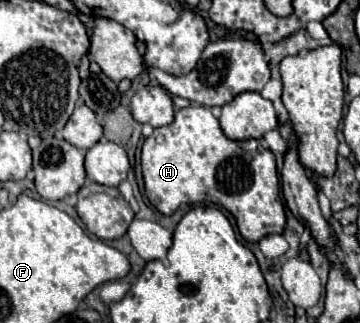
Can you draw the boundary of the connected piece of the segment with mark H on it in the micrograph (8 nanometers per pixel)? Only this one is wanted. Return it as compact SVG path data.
M190 104L178 110L168 126L154 128L154 134L146 138L142 146L142 174L146 198L160 214L170 216L180 204L212 202L224 206L236 218L236 226L246 242L258 242L262 236L282 234L284 230L286 214L280 200L280 184L274 154L262 148L262 144L254 138L240 142L228 140L218 124L218 118L206 106Z

